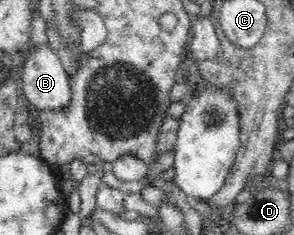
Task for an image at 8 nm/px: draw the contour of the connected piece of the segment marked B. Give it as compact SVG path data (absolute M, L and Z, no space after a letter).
M43 44L39 48L32 47L26 53L19 89L23 101L28 104L34 114L39 114L41 111L58 111L68 105L71 100L69 75L49 44Z

